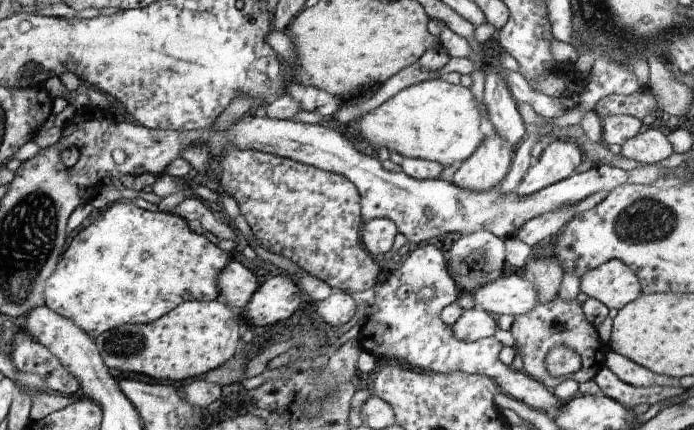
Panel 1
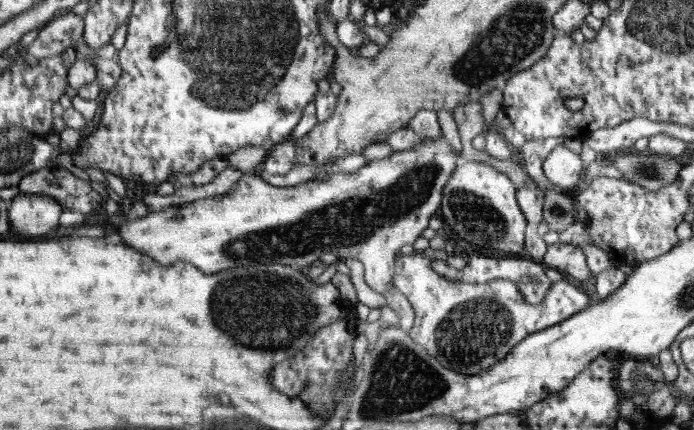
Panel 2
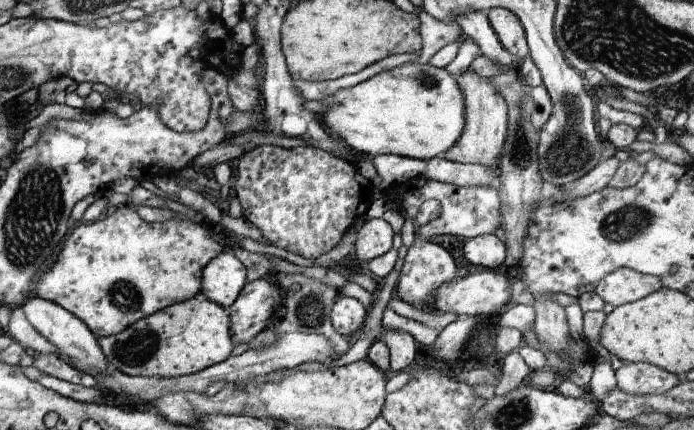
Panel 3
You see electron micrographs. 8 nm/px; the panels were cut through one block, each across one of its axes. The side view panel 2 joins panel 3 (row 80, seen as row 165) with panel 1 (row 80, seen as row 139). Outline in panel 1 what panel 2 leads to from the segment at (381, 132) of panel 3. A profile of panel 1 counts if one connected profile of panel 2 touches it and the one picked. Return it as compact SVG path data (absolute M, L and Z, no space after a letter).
M426 78L404 88L378 108L360 116L362 136L376 148L387 148L403 157L426 159L452 166L472 157L490 135L492 127L482 122L480 102L468 87L450 84L444 78Z

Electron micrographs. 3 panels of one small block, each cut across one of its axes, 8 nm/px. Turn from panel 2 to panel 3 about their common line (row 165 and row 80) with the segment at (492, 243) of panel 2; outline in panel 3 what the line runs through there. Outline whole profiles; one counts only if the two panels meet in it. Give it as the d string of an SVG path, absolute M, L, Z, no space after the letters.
M468 68L456 75L458 86L461 86L466 105L465 130L452 149L441 157L449 161L464 164L482 164L486 168L498 168L502 148L506 144L508 130L508 107L505 98L492 84L490 77L480 76Z

